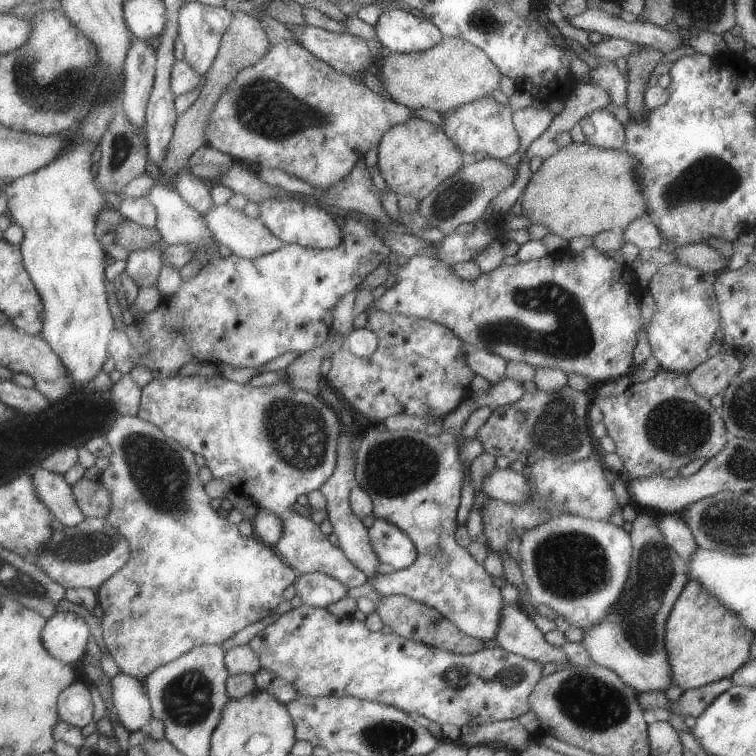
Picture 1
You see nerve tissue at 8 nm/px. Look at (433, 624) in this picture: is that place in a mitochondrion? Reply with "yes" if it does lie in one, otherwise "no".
yes

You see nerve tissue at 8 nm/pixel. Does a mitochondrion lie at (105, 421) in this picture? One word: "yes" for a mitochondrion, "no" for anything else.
yes

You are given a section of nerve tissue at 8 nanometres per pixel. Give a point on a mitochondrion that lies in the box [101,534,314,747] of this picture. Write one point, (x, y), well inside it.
(187, 700)

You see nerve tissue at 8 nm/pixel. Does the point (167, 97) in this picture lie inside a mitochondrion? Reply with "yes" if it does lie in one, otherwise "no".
no

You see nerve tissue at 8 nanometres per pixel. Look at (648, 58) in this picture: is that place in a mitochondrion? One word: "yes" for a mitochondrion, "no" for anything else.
no

